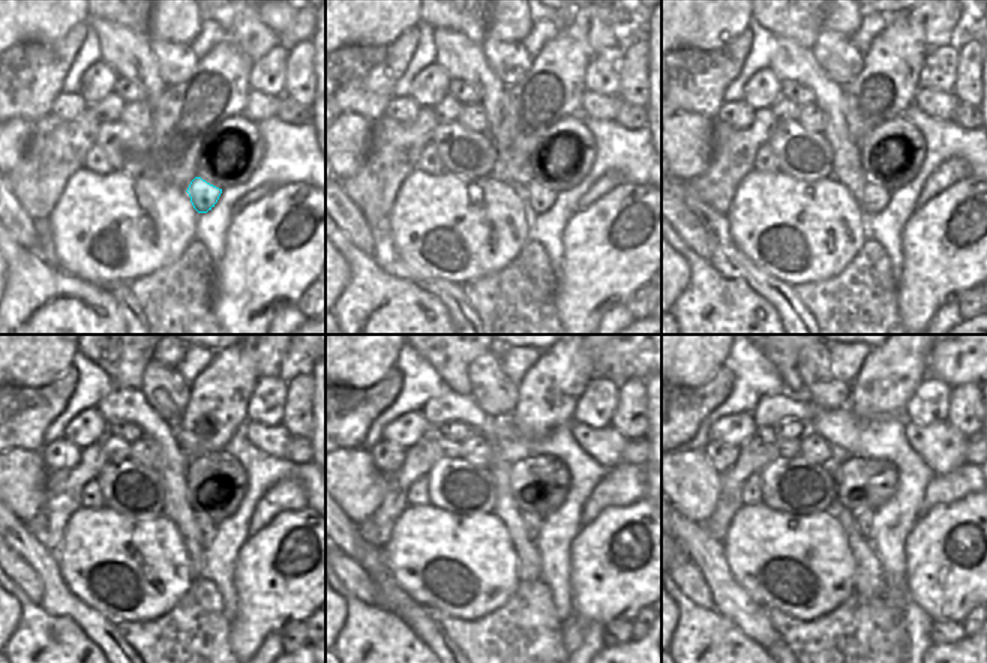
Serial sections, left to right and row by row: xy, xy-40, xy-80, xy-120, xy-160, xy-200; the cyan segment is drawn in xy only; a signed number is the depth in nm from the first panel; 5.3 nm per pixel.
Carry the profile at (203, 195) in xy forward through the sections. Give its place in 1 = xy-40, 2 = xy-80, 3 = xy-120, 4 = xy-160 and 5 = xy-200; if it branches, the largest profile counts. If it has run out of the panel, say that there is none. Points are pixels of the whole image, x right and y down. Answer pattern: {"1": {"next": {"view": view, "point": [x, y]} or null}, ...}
{"1": {"next": {"view": "xy-40", "point": [539, 198]}}, "2": {"next": {"view": "xy-80", "point": [875, 198]}}, "3": {"next": {"view": "xy-120", "point": [204, 528]}}, "4": {"next": {"view": "xy-160", "point": [531, 522]}}, "5": {"next": {"view": "xy-200", "point": [863, 518]}}}

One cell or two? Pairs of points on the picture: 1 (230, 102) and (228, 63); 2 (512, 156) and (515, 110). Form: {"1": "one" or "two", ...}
{"1": "one", "2": "one"}

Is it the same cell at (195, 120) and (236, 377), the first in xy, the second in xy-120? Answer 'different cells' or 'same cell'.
same cell

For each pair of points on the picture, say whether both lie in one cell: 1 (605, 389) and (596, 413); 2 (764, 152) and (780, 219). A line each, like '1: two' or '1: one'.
1: one
2: two

